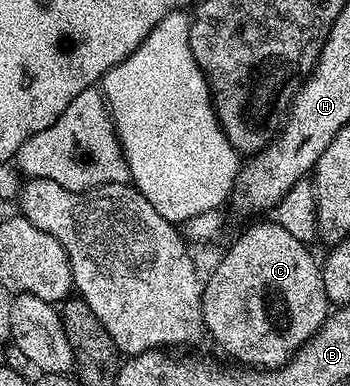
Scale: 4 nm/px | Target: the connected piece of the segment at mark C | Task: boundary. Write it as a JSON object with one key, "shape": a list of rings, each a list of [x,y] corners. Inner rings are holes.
{"shape":[[[268,218],[263,224],[252,225],[223,254],[214,273],[205,277],[202,290],[202,322],[205,331],[228,355],[235,356],[242,366],[253,366],[258,370],[279,368],[318,333],[326,320],[328,301],[322,269],[308,249],[305,243],[292,237],[283,226]]]}

